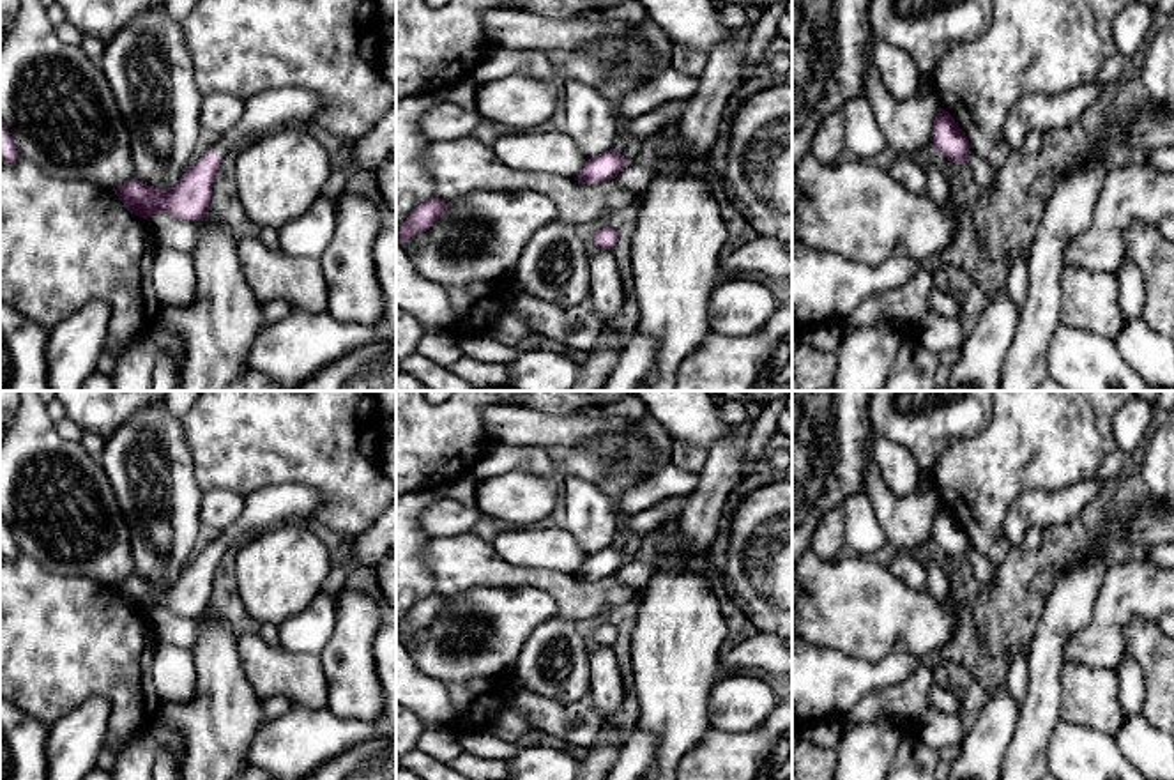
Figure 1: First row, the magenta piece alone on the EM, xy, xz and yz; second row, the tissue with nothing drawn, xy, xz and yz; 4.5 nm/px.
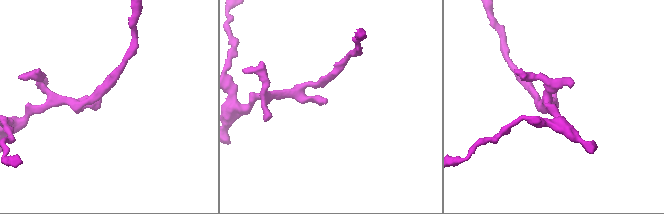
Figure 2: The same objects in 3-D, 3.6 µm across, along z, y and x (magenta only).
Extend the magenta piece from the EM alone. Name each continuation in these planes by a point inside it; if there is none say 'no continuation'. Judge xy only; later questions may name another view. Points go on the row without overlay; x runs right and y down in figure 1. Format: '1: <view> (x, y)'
1: xy (271, 506)

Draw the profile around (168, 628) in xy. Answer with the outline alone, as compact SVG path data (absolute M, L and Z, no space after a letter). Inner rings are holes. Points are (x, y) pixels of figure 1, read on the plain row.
M154 608L147 617L159 644L170 644L189 651L194 647L203 626L202 616L182 617L166 608Z

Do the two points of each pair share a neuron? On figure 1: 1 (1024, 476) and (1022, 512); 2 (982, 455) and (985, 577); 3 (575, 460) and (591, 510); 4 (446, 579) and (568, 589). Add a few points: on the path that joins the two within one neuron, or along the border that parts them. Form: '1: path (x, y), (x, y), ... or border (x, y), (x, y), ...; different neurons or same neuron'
1: border (1065, 485), (1024, 492), (1008, 508), (1003, 527); different neurons
2: border (971, 543), (994, 566); different neurons
3: border (561, 481), (566, 478), (584, 478), (594, 485); different neurons
4: path (476, 575), (538, 579); same neuron

